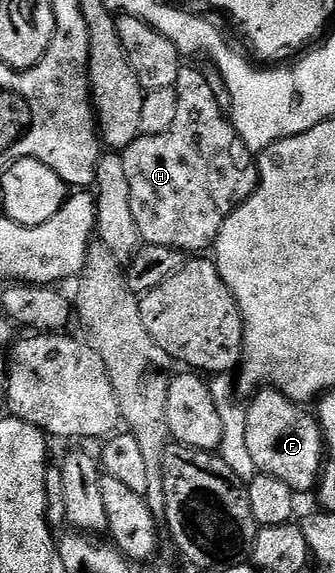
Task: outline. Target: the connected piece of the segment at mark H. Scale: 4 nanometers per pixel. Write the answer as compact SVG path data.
M183 67L176 82L178 102L172 125L159 133L140 135L129 147L121 150L124 175L128 175L128 191L132 213L143 242L186 249L206 249L213 246L222 224L237 205L241 205L258 187L258 162L255 154L234 130L227 110L217 103L201 68Z

